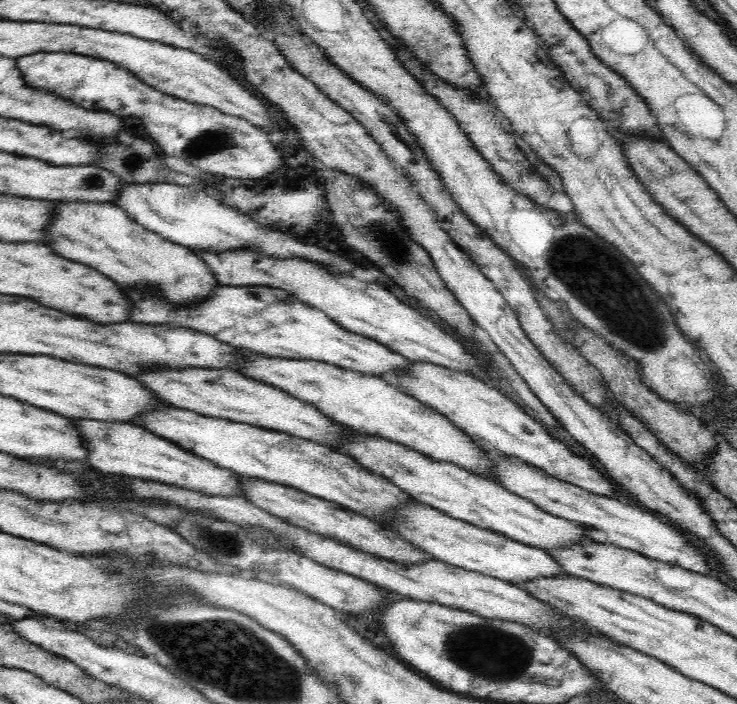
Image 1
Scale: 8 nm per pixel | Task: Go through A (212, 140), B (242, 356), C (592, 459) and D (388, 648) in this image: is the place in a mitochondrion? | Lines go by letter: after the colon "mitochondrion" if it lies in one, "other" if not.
A: mitochondrion
B: other
C: other
D: other

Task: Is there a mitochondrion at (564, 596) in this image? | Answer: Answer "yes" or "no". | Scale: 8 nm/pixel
no

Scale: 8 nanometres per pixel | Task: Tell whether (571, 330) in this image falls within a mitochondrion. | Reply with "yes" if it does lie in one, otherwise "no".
yes

